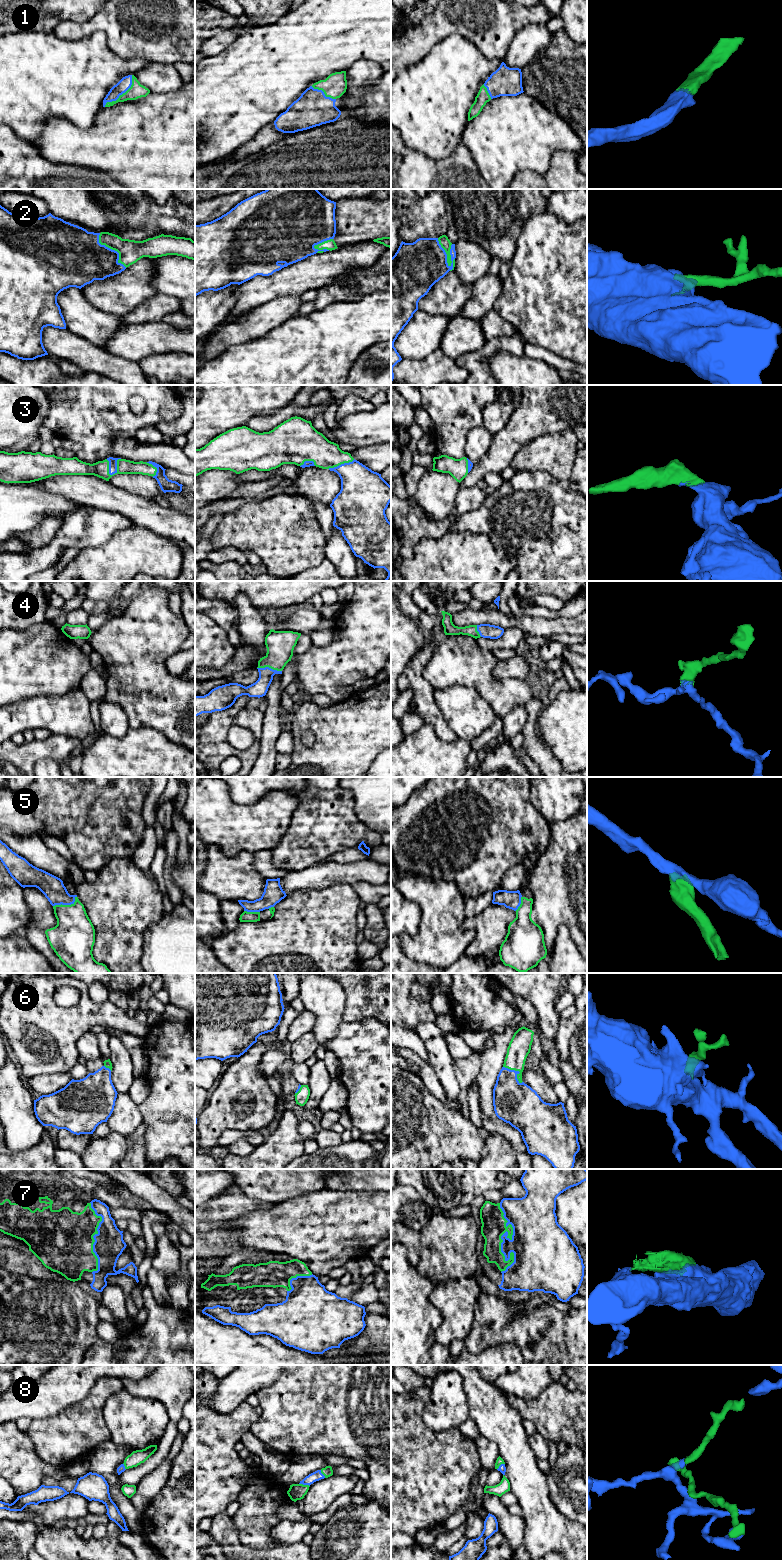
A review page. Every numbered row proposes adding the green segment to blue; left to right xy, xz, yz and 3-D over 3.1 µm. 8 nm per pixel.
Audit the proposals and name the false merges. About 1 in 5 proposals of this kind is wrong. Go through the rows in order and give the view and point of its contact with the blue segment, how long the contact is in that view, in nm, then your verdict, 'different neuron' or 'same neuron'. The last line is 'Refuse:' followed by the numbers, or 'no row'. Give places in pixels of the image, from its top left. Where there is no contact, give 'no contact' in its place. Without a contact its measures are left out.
1: meets blue in xy at (122, 93); contact 340 nm long; same neuron
2: meets blue in yz at (446, 255); contact 280 nm long; same neuron
3: meets blue in xy at (116, 467); contact 170 nm long; same neuron
4: meets blue in xz at (268, 667); contact 200 nm long; same neuron
5: meets blue in xy at (66, 904); contact 200 nm long; different neuron
6: meets blue in yz at (517, 1071); contact 200 nm long; same neuron
7: meets blue in yz at (501, 1237); contact 550 nm long; same neuron
8: meets blue in xz at (304, 1484); contact 90 nm long; same neuron
Refuse: 5

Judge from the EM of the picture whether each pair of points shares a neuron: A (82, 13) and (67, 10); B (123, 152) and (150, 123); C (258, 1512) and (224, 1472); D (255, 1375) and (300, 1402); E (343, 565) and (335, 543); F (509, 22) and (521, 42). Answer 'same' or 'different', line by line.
A: same
B: same
C: different
D: different
E: same
F: different

